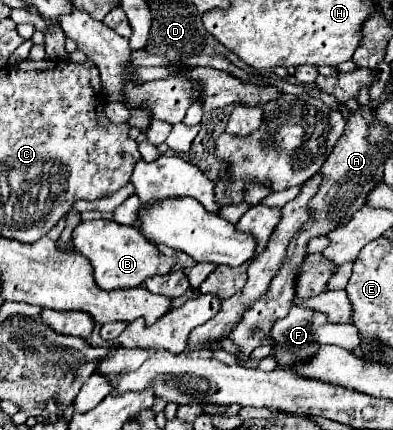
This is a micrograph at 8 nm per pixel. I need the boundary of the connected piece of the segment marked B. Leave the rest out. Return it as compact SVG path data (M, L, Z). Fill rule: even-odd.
M92 220L82 222L72 232L74 248L86 256L94 268L94 280L102 290L116 288L136 288L146 278L156 274L166 274L176 264L174 258L164 256L154 244L142 240L142 234L134 226L124 226L114 220Z

